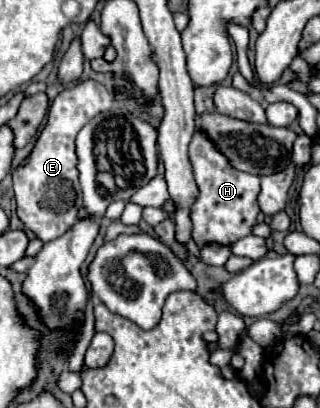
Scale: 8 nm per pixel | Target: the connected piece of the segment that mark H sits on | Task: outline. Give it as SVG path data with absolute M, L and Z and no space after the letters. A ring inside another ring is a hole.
M195 132L193 140L189 144L189 160L195 176L195 184L199 188L199 196L195 198L195 204L191 204L191 236L199 248L207 244L223 244L231 246L239 238L251 234L251 226L257 222L259 210L259 176L239 172L231 168L231 162L203 132Z

